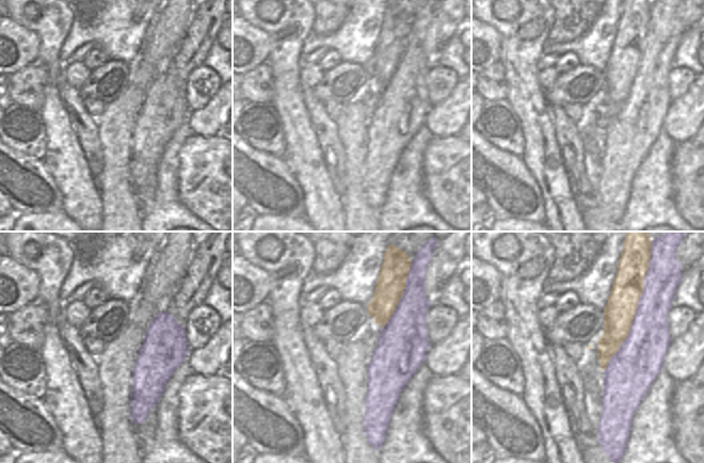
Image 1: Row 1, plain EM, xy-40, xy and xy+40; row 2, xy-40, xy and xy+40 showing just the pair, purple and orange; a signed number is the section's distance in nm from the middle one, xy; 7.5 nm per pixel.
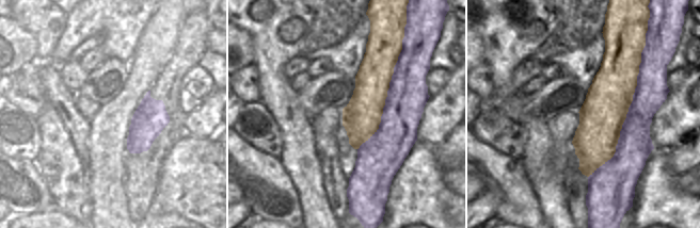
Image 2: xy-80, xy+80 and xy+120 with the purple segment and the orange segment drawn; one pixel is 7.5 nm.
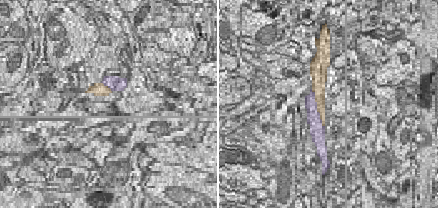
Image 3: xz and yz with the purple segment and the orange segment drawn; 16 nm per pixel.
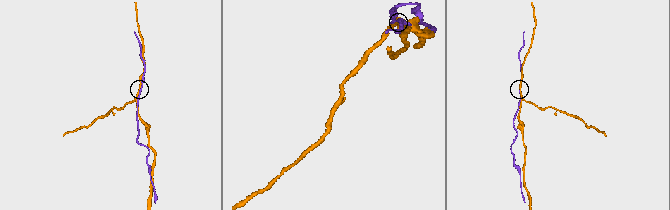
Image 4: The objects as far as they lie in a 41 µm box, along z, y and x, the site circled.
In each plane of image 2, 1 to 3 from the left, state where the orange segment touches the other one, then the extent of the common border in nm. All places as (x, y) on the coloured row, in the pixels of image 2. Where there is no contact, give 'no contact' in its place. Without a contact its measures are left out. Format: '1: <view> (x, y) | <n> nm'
1: no contact
2: xy+80 (393, 75) | 1200 nm
3: xy+120 (635, 91) | 1400 nm

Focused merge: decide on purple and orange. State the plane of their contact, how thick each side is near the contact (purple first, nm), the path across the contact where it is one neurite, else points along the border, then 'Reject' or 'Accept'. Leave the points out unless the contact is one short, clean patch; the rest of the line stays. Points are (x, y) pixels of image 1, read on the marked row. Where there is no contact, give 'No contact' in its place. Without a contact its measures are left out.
Touches purple in xy+40. Thickness 320 nm (purple) against 220 nm. Reject.

